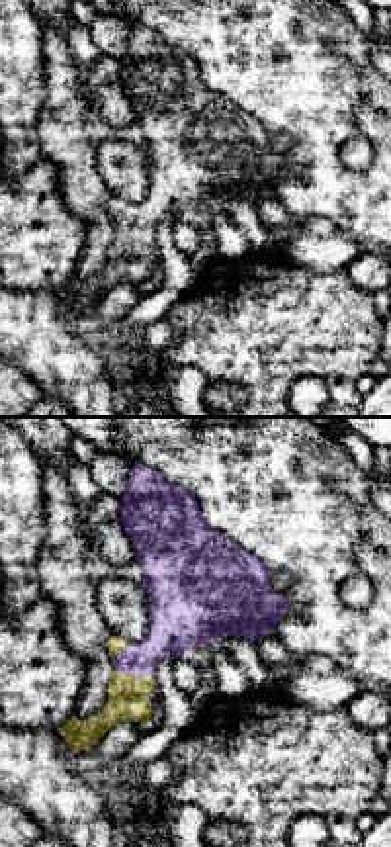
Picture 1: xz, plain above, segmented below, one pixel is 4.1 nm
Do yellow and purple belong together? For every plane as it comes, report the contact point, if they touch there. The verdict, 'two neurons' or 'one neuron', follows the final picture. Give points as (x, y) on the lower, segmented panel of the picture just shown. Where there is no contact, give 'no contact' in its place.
(135, 677)

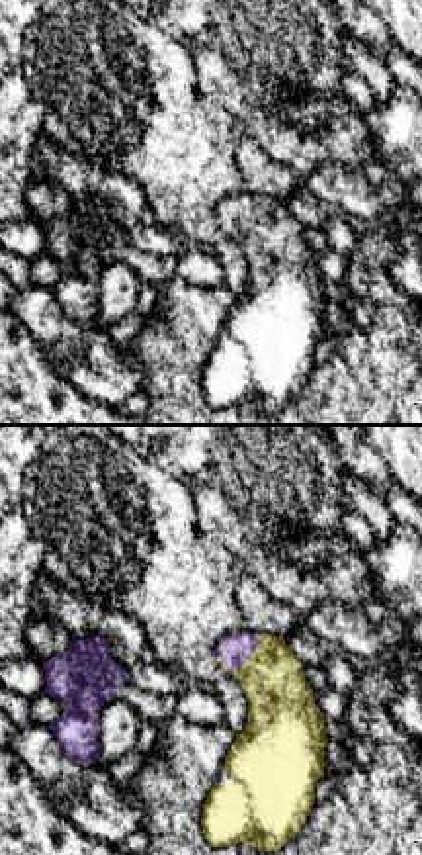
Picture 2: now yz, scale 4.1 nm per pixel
(249, 658)

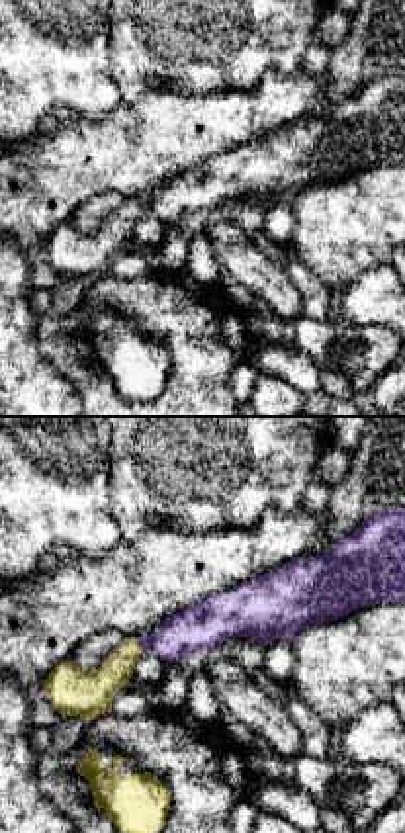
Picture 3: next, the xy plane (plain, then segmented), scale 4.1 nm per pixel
(137, 644)

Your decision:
one neuron

